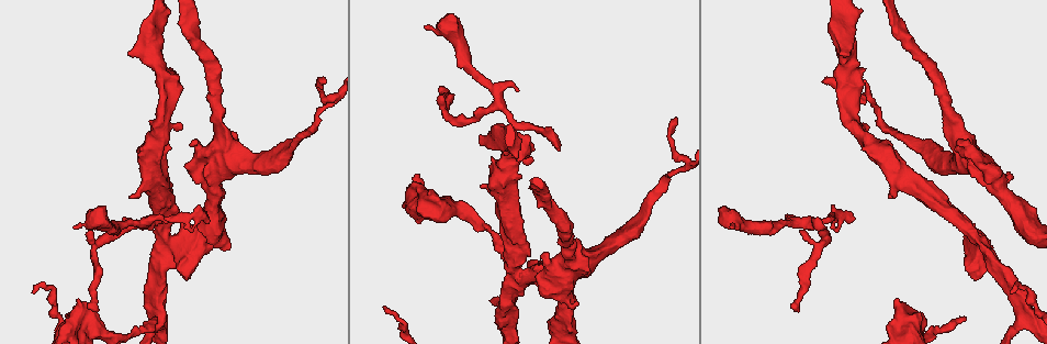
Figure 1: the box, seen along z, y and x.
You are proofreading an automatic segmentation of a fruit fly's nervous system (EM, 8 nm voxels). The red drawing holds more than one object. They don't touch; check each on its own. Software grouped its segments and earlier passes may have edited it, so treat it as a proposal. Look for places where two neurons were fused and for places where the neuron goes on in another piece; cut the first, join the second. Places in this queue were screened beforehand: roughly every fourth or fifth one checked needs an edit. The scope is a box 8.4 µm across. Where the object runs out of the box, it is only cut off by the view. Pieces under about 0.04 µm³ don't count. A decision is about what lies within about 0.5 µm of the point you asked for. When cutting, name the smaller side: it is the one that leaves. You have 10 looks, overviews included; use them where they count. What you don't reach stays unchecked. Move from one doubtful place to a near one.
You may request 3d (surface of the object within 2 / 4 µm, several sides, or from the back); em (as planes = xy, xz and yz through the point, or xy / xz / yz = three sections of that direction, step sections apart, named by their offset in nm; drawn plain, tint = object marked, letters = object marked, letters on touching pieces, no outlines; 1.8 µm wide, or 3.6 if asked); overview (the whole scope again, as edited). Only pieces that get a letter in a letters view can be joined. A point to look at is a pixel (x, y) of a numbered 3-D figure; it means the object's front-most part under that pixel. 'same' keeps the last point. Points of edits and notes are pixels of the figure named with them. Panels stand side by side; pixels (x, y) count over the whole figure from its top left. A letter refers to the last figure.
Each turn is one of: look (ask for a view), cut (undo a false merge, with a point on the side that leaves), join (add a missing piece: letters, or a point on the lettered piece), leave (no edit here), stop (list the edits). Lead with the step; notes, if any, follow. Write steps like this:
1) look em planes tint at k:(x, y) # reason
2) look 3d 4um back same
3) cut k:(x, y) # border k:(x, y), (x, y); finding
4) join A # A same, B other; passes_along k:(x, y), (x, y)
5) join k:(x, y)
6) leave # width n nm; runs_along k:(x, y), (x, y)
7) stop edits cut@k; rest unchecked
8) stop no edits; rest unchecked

look em 3.6um yz step 8 letters at 1:(154, 319) # an open end

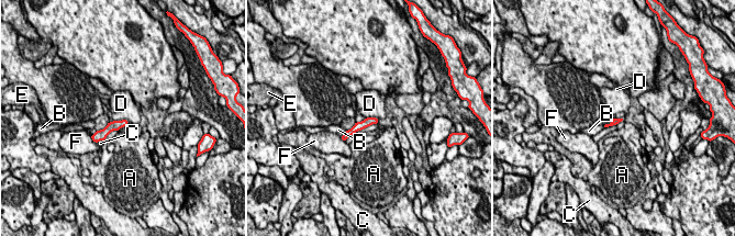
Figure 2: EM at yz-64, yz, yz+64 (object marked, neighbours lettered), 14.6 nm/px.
leave # A other, B other, C other, D other, E other, F other; border 2:(113, 121), (126, 120), (129, 123); none of them fits

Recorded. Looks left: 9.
look em yz step 16 letters at 1:(427, 192) # free end

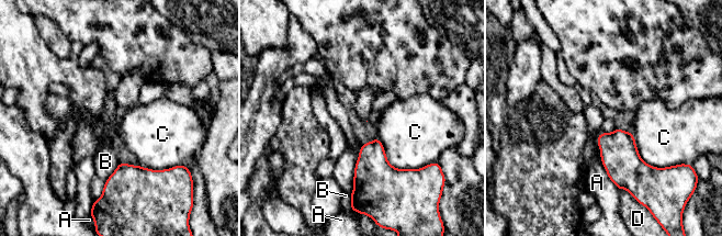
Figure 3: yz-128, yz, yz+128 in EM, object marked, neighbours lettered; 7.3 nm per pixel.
leave # A other, B other, C other, D other; border 3:(616, 127), (598, 135), (599, 153); none of them fits

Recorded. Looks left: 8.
look 3d 4um at 1:(799, 310)

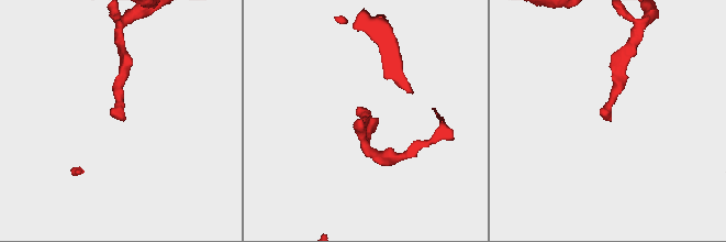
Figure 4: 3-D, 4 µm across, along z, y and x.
look em 3.6um xz step 16 tint at 4:(366, 117) # need the tissue

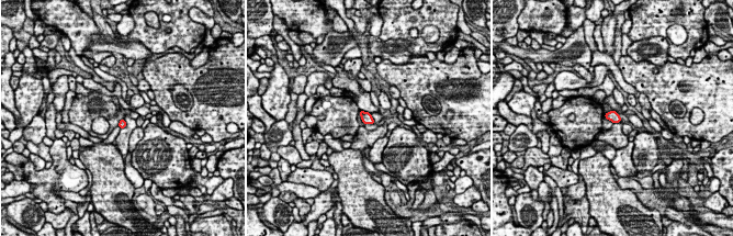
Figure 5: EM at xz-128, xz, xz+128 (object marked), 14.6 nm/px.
look em 3.6um planes letters same # another direction

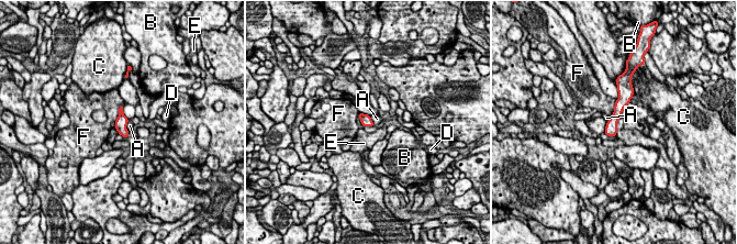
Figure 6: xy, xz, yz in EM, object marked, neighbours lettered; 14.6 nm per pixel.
leave # width 160 nm; A other, B other, C other, D other, E other, F other; runs_along 6:(621, 92), (621, 103), (610, 133); no lettered piece goes on from it

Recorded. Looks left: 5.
look em planes letters at 1:(853, 217) # an open end

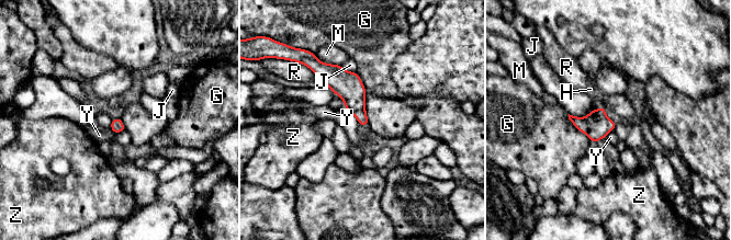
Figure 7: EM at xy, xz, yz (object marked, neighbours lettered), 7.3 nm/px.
leave # width 100 nm; G other, H other, J other, M other, R other, Y other, Z other; border 7:(110, 129), (116, 133), (124, 130); none of them fits

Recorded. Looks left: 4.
stop no edits; rest unchecked

